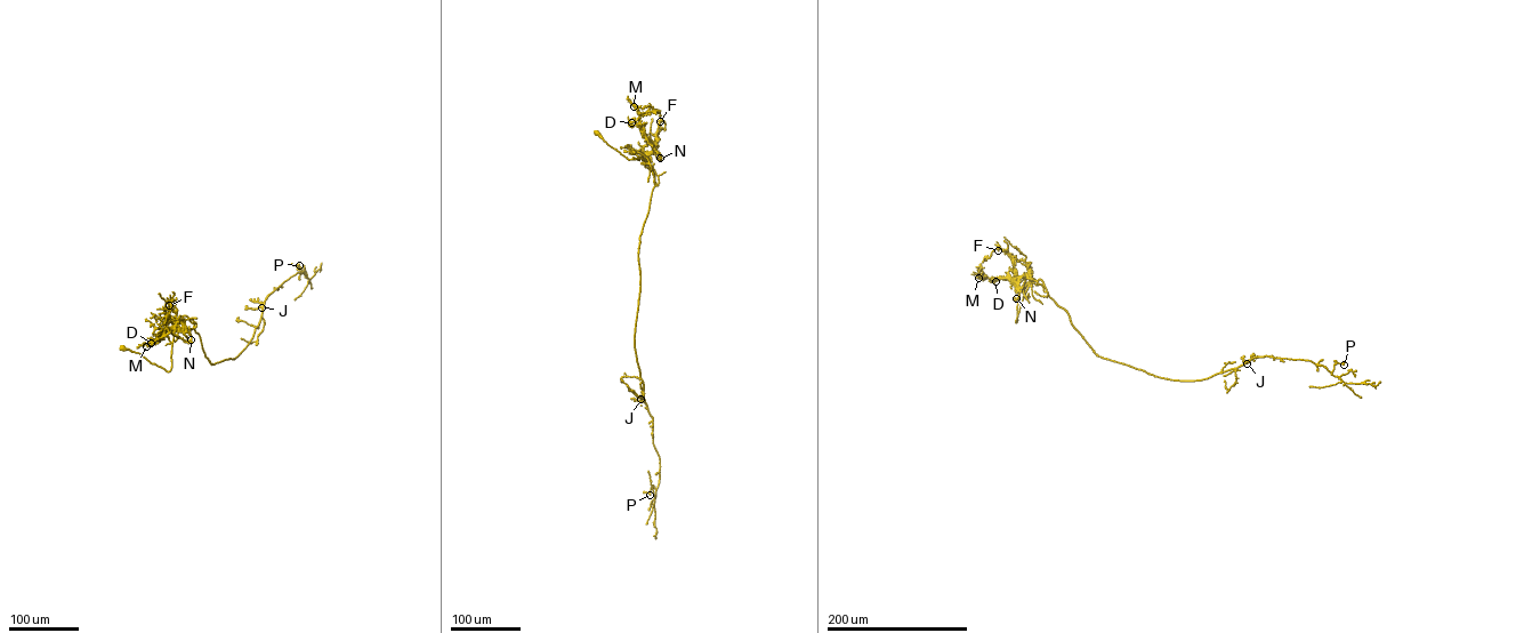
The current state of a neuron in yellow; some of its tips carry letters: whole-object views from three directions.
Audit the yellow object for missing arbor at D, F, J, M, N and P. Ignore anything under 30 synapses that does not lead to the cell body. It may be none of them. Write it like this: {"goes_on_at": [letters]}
{"goes_on_at": ["N"]}

